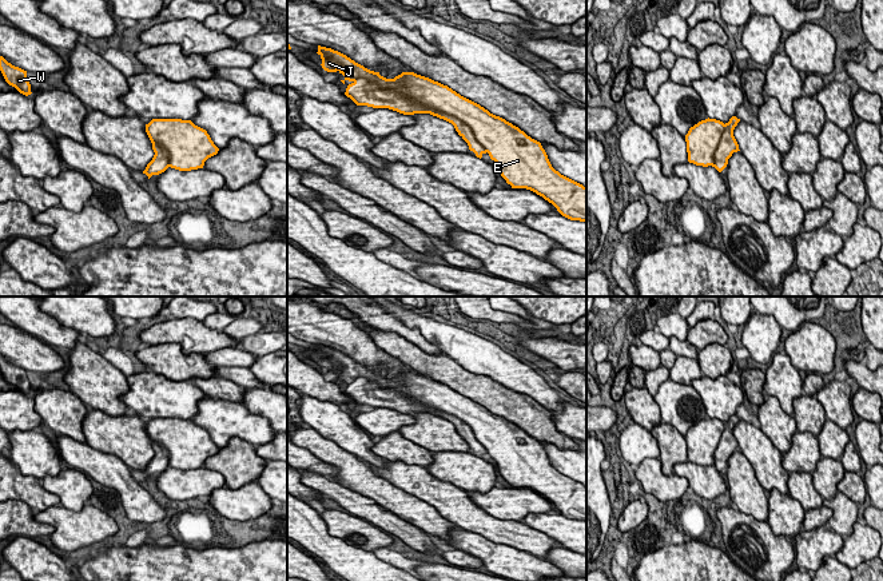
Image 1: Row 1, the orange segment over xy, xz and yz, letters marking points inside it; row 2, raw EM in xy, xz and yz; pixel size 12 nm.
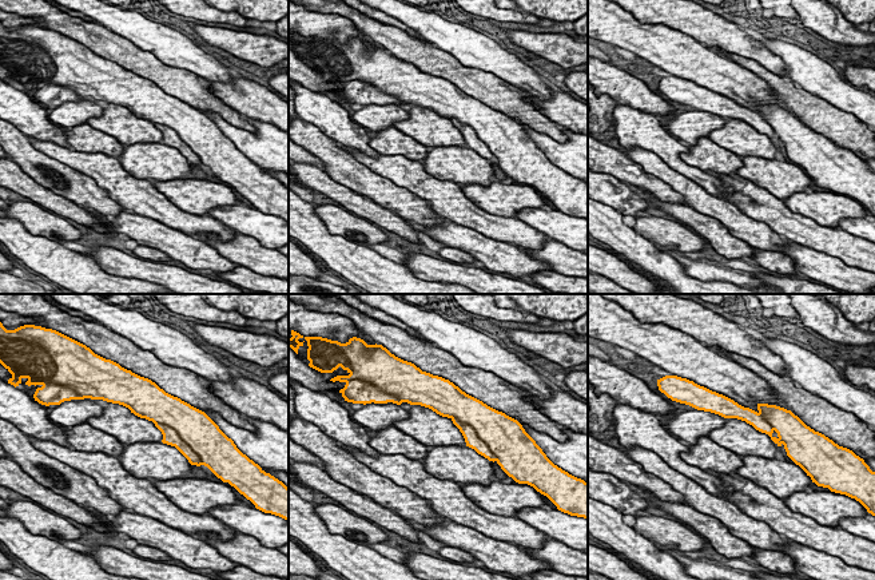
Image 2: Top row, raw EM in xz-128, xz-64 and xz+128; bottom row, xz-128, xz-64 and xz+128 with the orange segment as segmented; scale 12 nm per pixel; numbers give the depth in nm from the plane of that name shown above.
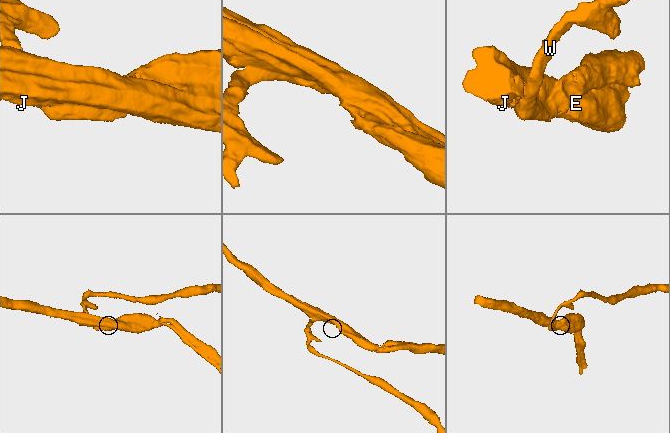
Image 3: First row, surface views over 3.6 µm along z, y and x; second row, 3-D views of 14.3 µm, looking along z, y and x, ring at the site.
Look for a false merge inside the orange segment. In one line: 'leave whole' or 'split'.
leave whole

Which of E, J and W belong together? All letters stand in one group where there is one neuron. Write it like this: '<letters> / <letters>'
E J W

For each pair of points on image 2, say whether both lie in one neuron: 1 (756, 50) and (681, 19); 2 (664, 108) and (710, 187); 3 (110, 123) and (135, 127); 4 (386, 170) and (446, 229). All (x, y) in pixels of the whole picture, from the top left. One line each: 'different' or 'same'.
1: same
2: different
3: same
4: different

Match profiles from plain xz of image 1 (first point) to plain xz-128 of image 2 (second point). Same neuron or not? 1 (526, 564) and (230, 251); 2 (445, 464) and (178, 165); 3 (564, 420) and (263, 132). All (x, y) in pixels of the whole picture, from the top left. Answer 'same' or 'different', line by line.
1: different
2: same
3: different

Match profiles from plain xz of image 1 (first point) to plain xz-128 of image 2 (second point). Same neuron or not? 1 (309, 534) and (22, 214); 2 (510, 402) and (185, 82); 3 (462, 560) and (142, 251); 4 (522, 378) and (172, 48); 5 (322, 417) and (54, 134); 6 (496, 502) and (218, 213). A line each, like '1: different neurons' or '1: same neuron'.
1: different neurons
2: same neuron
3: same neuron
4: same neuron
5: same neuron
6: different neurons

